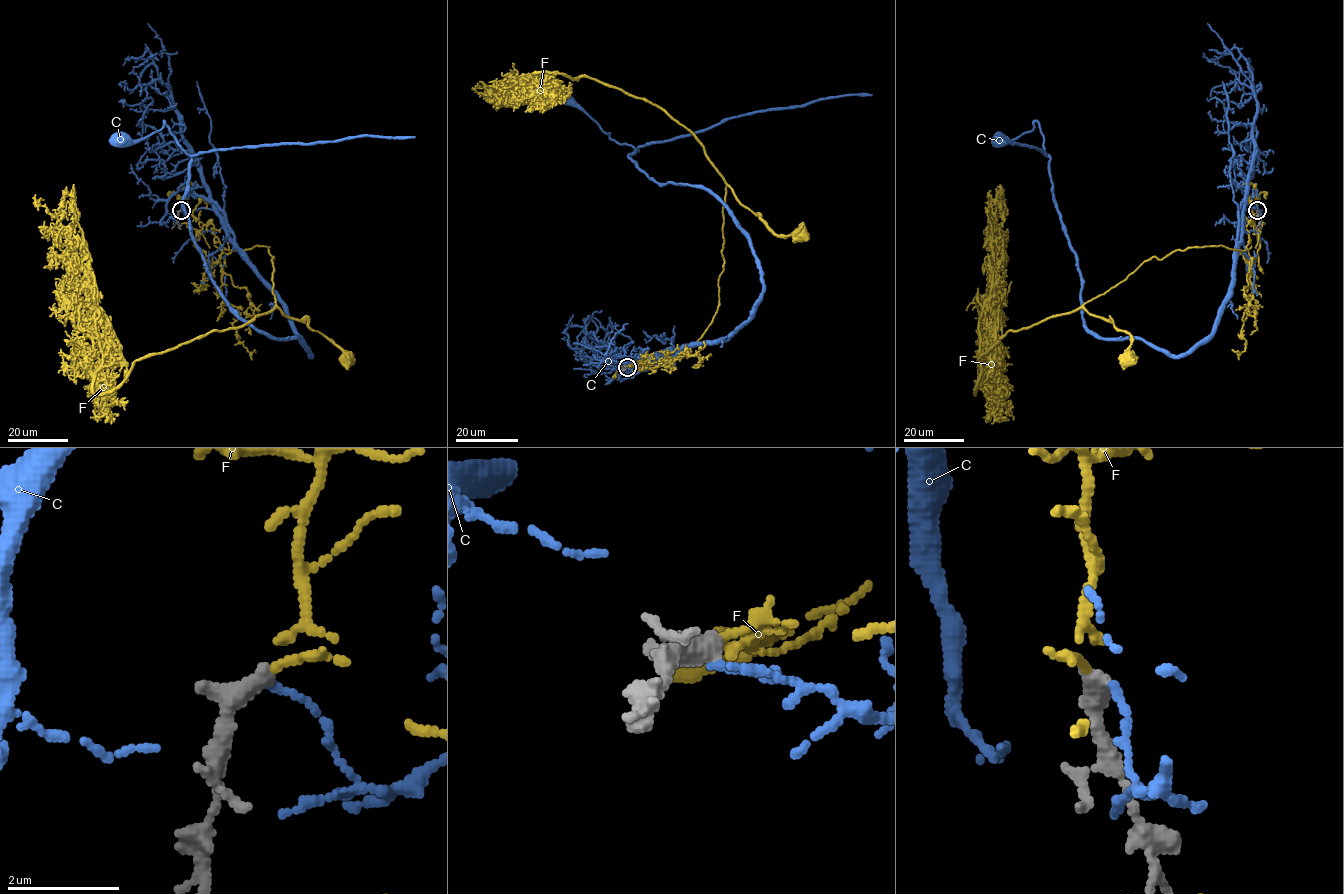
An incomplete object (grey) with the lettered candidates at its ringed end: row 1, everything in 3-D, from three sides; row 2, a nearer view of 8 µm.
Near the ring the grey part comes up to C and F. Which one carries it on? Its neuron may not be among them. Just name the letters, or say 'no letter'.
F

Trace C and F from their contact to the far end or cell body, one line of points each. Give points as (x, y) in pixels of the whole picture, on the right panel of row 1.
C: (1258, 211), (1244, 211), (1232, 293), (1210, 334), (1178, 355), (1101, 339), (1082, 316), (1039, 124), (999, 139)
F: (1256, 210), (1245, 250), (1187, 247), (1152, 256), (1083, 304), (1130, 335), (1128, 357)

